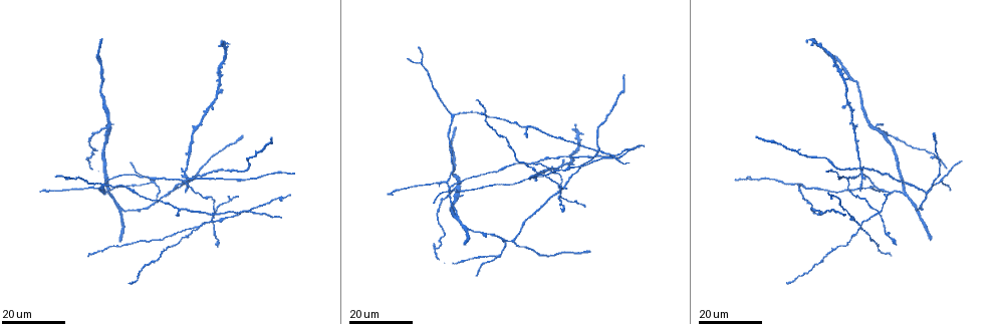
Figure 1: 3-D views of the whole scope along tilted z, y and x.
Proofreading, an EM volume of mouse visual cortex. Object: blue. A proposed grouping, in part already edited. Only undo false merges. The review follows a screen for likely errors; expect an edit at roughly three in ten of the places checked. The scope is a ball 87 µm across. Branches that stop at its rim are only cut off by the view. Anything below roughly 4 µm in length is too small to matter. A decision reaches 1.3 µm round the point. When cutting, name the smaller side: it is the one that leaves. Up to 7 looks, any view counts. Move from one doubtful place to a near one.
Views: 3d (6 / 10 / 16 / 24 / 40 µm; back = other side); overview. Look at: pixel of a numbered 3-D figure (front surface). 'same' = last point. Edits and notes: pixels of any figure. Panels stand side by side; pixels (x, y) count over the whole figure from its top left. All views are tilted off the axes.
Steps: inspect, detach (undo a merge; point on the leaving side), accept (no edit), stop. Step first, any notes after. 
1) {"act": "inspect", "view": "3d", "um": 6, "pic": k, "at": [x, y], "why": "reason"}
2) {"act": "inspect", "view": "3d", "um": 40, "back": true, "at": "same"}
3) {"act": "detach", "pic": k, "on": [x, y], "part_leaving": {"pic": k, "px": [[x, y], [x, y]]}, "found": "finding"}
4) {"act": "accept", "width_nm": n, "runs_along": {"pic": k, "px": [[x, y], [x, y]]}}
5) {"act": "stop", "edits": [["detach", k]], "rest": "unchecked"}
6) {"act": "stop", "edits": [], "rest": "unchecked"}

{"act": "inspect", "view": "3d", "um": 16, "pic": 1, "at": [879, 213], "why": "four arms meet"}

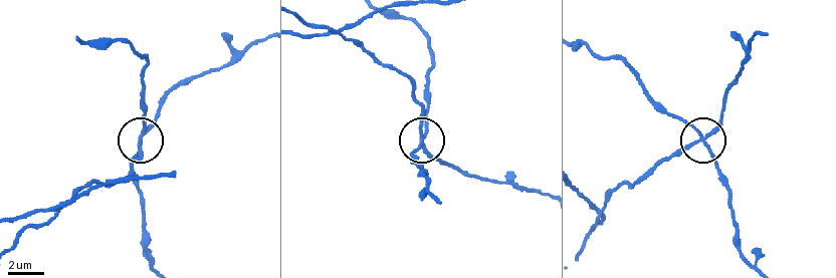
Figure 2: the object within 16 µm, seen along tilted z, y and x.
{"act": "inspect", "view": "3d", "um": 6, "pic": 2, "at": [422, 138]}

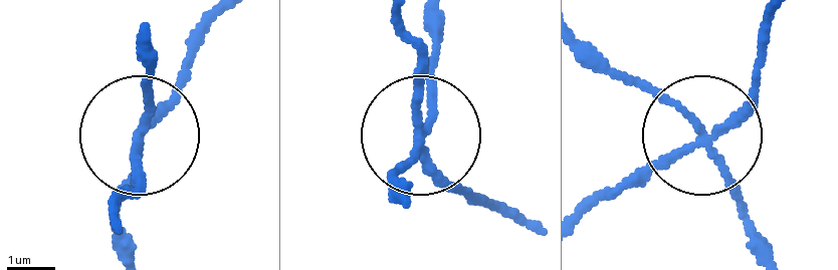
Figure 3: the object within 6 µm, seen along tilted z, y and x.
{"act": "detach", "pic": 3, "on": [172, 96], "width_nm": 170, "part_leaving": {"pic": 3, "px": [[419, 136], [405, 18]]}, "found": "two cells meet here"}

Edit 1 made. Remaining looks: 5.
{"act": "inspect", "view": "overview"}

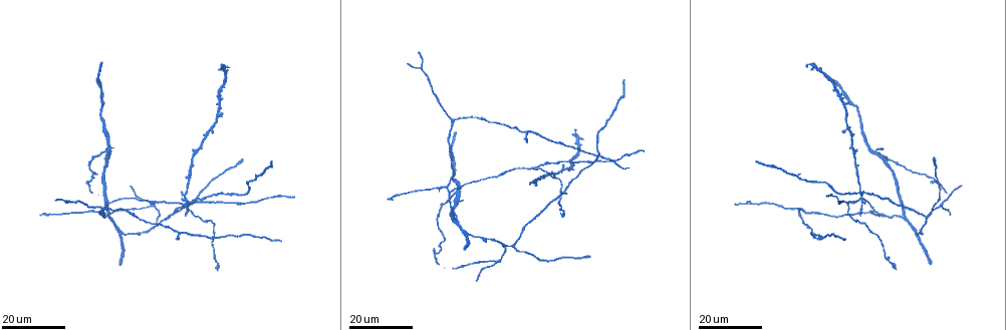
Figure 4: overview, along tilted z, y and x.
{"act": "inspect", "view": "3d", "um": 16, "pic": 4, "at": [456, 192]}

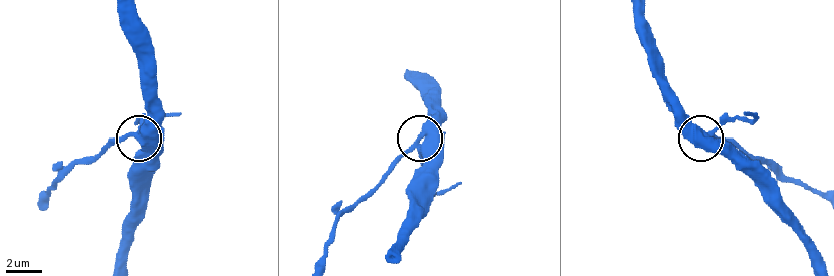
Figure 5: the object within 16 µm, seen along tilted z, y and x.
{"act": "inspect", "view": "3d", "um": 6, "pic": 5, "at": [132, 133]}

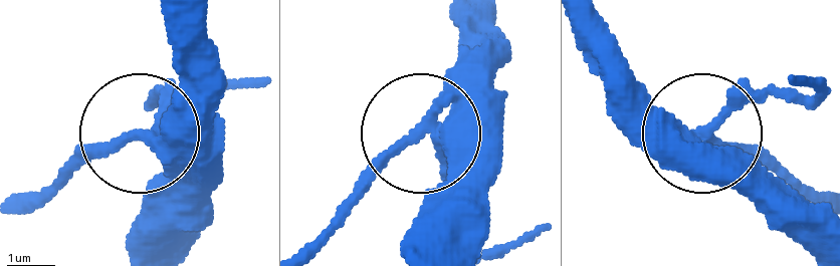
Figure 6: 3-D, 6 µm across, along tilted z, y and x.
{"act": "inspect", "view": "3d", "um": 6, "back": true, "pic": 6, "at": [141, 133]}

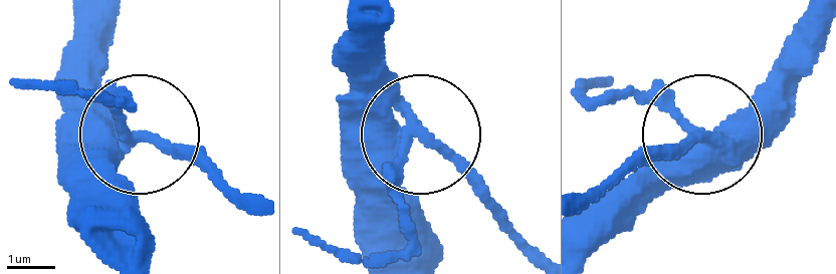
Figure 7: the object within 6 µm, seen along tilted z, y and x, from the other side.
{"act": "detach", "pic": 7, "on": [120, 116], "width_nm": 240, "part_leaving": {"pic": 7, "px": [[732, 155], [649, 144], [580, 192]]}, "found": "a second cell is stuck on"}

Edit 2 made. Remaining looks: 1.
{"act": "stop", "edits": [["detach", 3], ["detach", 7]], "rest": "unchecked"}

